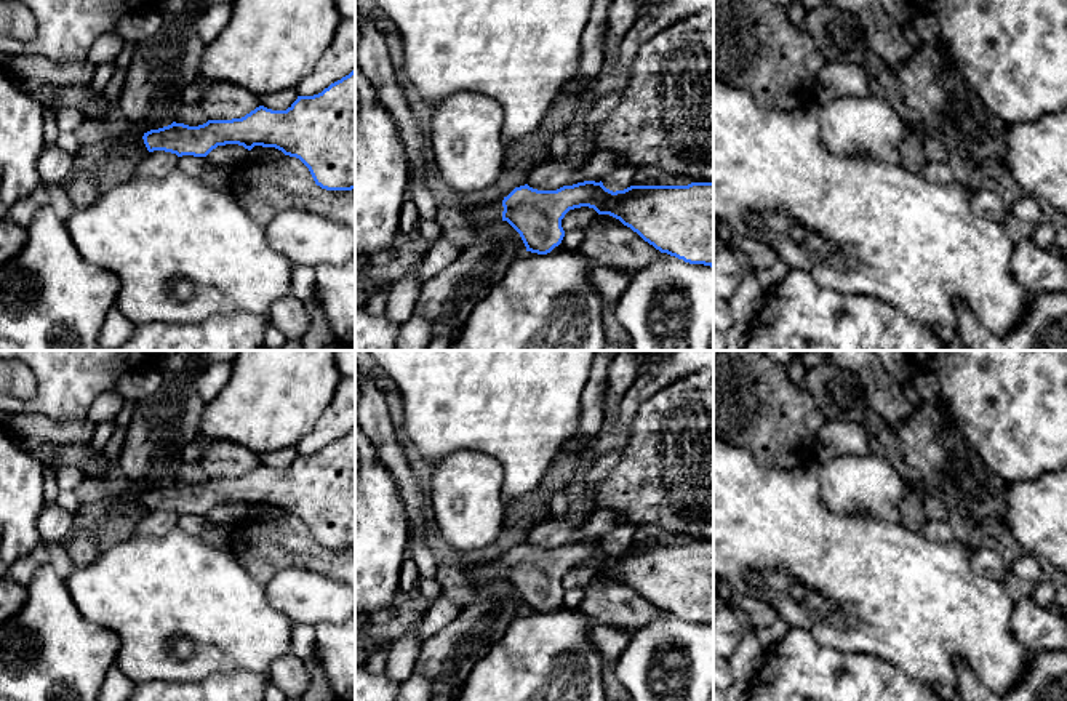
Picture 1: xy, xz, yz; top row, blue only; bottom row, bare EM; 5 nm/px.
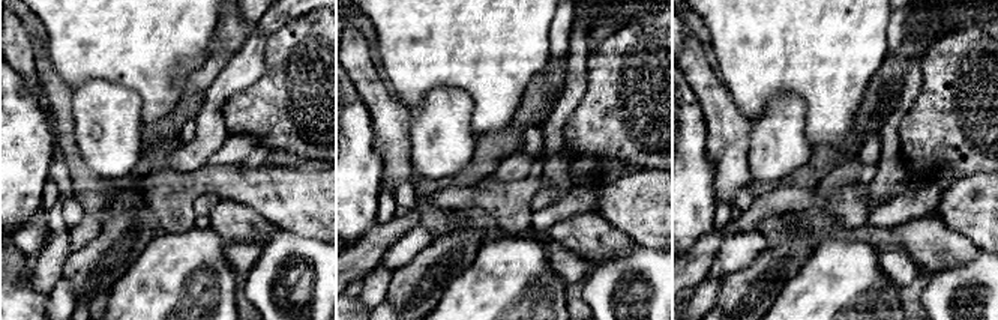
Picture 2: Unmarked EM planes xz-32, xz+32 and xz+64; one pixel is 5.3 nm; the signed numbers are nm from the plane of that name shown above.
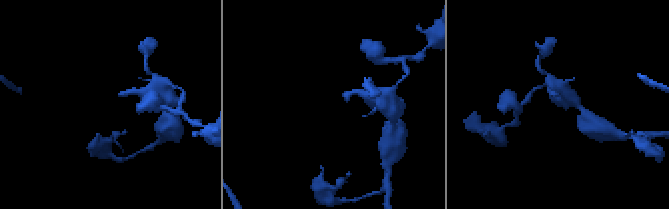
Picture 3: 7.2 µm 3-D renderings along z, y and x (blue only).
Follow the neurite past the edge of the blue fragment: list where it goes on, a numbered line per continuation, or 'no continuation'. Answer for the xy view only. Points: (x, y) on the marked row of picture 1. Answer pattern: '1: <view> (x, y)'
1: xy (122, 151)

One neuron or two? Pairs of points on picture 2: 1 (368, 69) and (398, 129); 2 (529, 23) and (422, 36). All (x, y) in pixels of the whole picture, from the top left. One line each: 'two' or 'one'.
1: one
2: one

